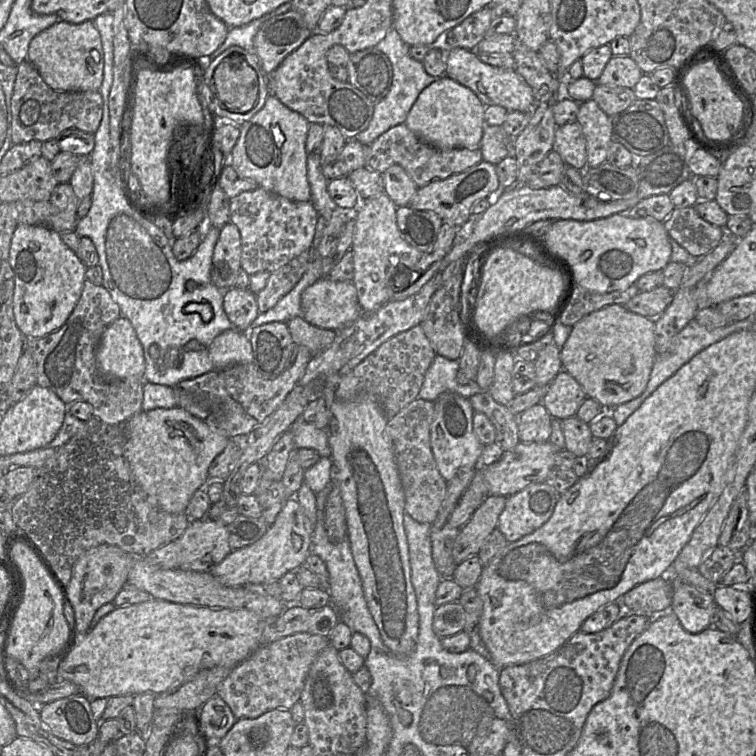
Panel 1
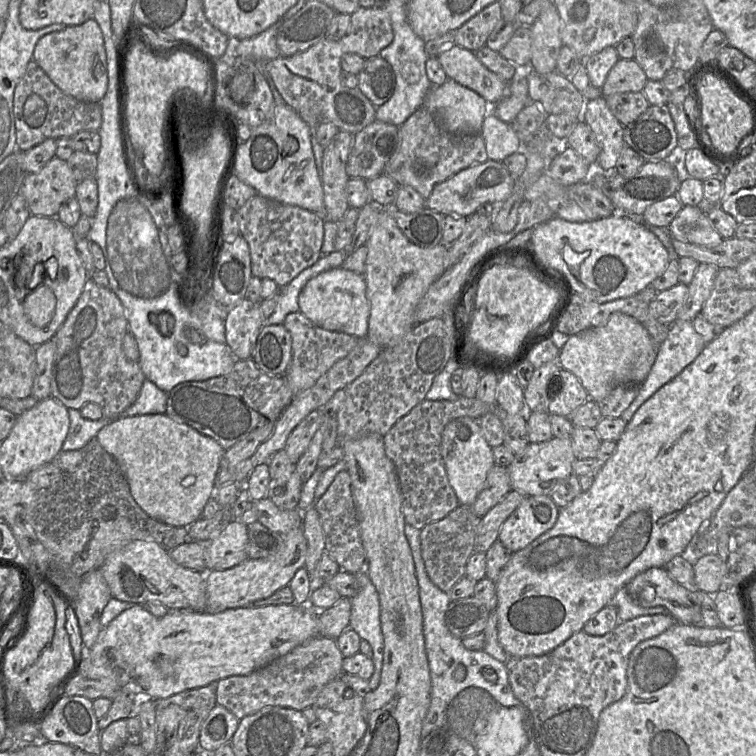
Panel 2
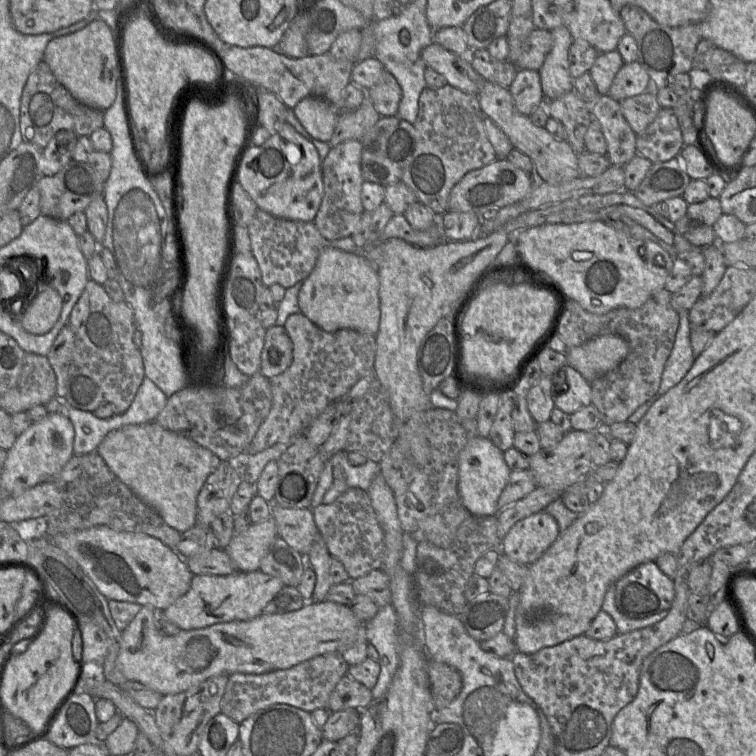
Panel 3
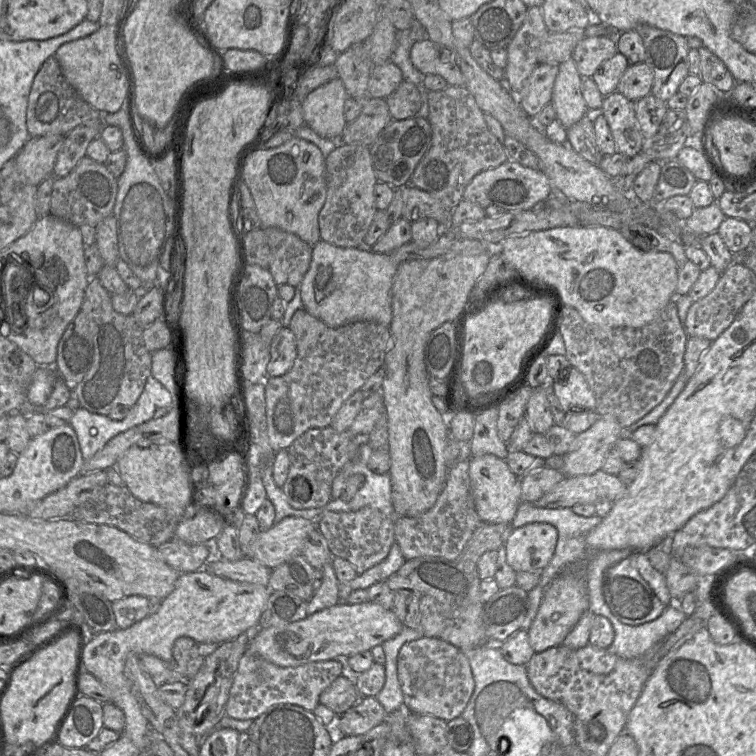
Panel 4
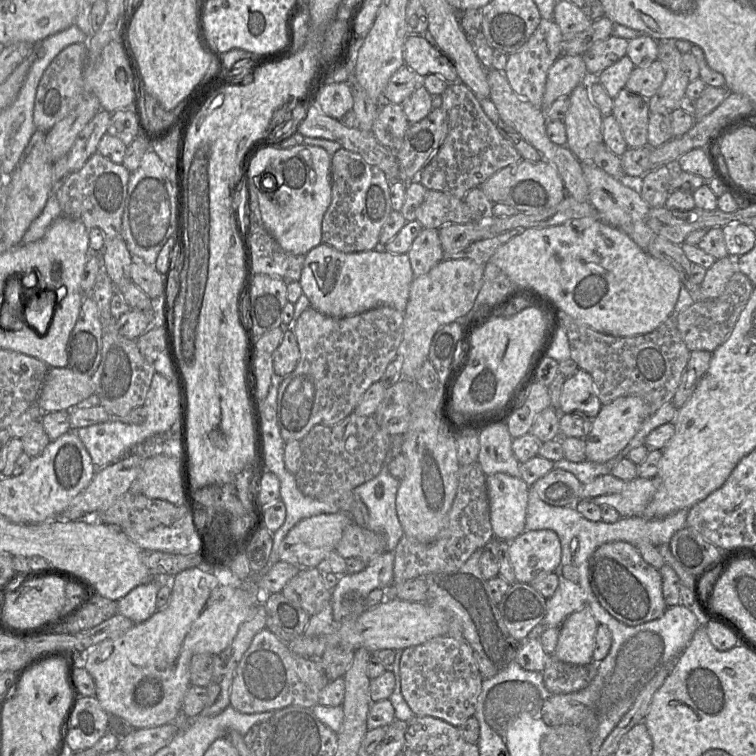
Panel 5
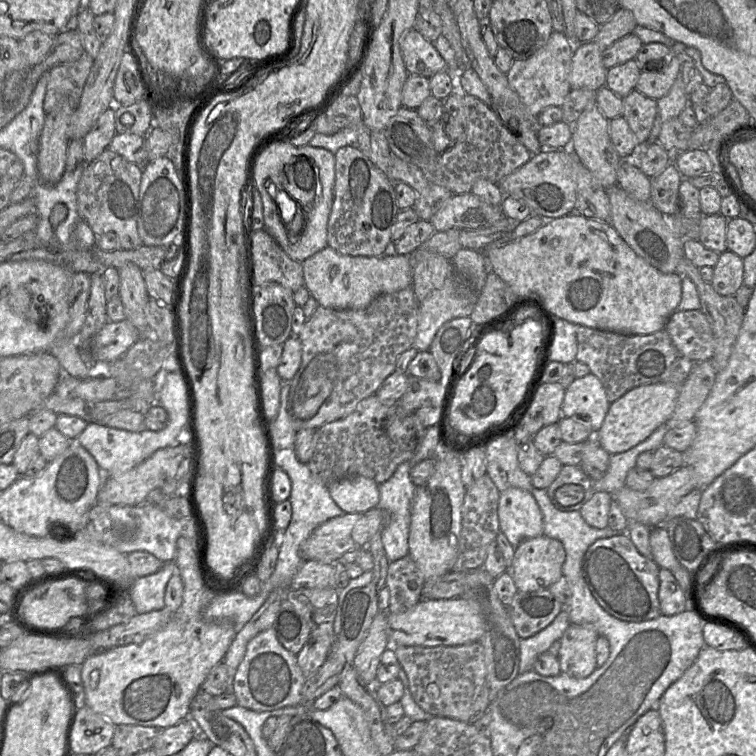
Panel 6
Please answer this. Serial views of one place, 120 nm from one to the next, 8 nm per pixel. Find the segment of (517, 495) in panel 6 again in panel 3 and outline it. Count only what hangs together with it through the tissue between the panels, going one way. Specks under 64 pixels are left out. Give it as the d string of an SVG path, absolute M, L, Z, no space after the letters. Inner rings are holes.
M479 435L471 438L460 452L458 468L459 498L469 513L476 516L496 516L499 512L498 498L509 480L510 473L503 452L489 438Z

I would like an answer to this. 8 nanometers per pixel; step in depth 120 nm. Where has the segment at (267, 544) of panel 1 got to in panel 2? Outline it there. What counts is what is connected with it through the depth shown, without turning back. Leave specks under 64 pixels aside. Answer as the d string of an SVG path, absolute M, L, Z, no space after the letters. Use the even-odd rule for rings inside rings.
M298 527L282 535L284 545L275 555L263 559L247 558L238 565L225 570L211 570L205 574L207 602L205 611L217 613L228 608L252 605L255 601L272 595L287 586L296 571L303 568L307 555L307 541L303 528Z

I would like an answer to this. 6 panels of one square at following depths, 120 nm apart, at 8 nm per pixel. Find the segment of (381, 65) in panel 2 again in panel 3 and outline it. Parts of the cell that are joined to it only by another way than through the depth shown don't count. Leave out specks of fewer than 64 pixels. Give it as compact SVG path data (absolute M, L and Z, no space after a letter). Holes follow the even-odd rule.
M384 70L379 81L365 91L380 116L397 116L402 89L389 71Z

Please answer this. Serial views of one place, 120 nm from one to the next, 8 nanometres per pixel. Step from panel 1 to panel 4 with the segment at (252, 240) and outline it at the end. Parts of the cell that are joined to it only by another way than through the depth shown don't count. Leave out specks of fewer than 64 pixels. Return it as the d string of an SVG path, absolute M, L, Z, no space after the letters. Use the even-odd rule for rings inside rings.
M261 228L270 250L269 272L279 285L300 285L309 269L312 247L295 234L278 228Z

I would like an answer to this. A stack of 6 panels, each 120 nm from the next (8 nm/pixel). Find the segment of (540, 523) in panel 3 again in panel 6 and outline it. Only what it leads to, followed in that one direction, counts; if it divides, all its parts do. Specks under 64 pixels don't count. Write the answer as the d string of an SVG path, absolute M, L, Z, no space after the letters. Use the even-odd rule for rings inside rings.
M542 535L524 540L515 548L513 562L508 571L518 591L545 590L563 576L565 559L563 544Z

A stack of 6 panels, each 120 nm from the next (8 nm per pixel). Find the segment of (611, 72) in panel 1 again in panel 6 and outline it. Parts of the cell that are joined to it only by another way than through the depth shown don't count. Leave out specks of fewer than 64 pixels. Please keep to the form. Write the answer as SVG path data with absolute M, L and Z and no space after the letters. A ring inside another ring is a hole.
M673 55L660 64L664 64L656 71L641 71L635 89L643 95L658 100L665 96L676 78L680 76L683 56Z

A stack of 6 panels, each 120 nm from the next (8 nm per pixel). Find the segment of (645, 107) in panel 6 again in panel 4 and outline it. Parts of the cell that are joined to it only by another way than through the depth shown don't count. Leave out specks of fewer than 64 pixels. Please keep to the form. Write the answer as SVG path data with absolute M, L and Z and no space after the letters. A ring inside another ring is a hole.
M615 91L605 96L601 108L614 138L616 151L628 157L643 149L643 135L638 124L634 101Z

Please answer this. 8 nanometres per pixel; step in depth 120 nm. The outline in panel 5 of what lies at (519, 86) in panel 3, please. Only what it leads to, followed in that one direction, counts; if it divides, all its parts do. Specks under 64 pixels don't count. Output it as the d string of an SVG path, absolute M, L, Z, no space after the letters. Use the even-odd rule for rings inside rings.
M561 55L548 71L541 109L548 109L561 96L569 96L575 87L587 83L589 79L582 55Z

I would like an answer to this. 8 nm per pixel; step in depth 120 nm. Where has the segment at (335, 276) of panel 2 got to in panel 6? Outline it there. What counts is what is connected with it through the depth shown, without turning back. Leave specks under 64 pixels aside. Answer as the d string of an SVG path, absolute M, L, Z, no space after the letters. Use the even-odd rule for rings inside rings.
M327 246L302 263L304 286L320 306L336 310L361 310L380 295L412 285L409 255L349 256Z

